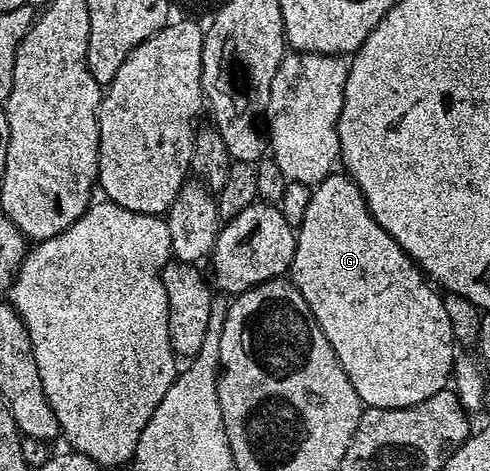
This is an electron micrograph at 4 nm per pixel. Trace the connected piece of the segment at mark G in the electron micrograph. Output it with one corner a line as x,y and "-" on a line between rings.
331,174
326,180
320,181
312,188
303,222
296,229
298,245
294,251
294,261
290,264
288,276
300,290
300,294
304,294
304,302
308,302
320,330
324,330
324,338
328,338
332,350
336,350
336,358
340,358
340,366
344,366
363,405
366,408
407,408
432,398
432,394
443,391
451,383
456,355
454,327
452,322
448,322
448,310
444,310
444,299
439,289
427,279
422,269
414,263
413,258
398,245
396,238
392,238
392,234
388,234
388,230
380,226
380,222
371,214
366,205
366,199
363,198
356,182
351,180
349,175
338,175

